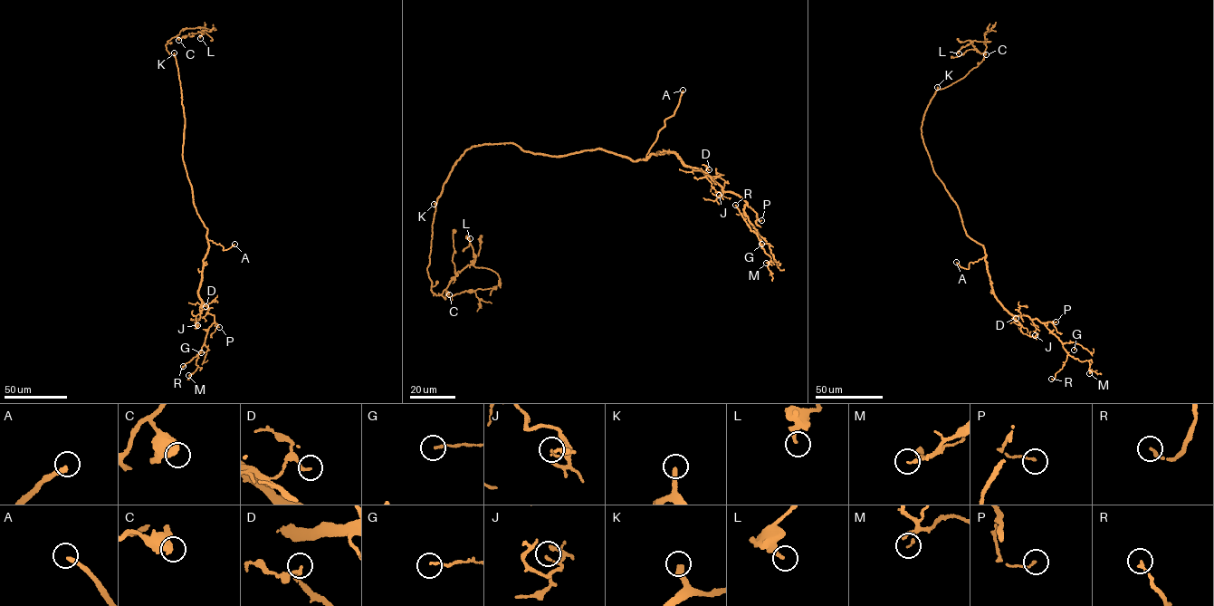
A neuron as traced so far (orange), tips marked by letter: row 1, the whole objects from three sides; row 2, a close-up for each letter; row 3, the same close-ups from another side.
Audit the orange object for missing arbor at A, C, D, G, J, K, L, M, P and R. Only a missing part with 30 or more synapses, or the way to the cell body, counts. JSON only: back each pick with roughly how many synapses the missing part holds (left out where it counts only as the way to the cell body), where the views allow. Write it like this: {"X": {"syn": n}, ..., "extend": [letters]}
{"K": {"syn": 250}, "extend": ["A", "K"]}

